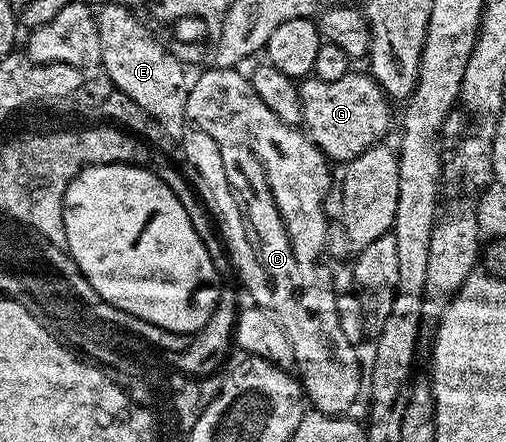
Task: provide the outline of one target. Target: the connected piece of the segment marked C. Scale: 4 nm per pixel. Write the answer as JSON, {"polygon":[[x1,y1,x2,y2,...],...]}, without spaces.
{"polygon":[[216,65,210,66,210,71,205,71,201,76,196,80,195,78,192,80,191,86,189,88,189,96,187,97,187,105,185,106,185,128,183,129,183,133,179,136,179,147,181,143,181,147,185,150,185,159,187,162,193,166,193,171,195,174,201,178,201,183,205,186,205,191,209,194,209,199,207,198,208,206,211,208,212,214,215,216,216,226,219,228,219,234,227,244,227,254,231,260,232,266,235,268,237,266,237,271,241,274,241,283,243,286,249,290,249,295,254,304,256,306,262,307,264,311,269,311,274,315,275,318,279,321,279,325,283,325,283,333,287,333,287,341,291,341,291,349,293,350,293,367,295,368,296,378,299,380,302,388,303,394,311,404,312,410,321,411,324,415,340,415,344,416,346,414,345,411,349,406,352,405,353,402,357,399,357,394,362,394,363,391,363,367,361,371,361,359,357,356,358,348,351,341,347,341,347,337,343,337,343,329,339,329,339,313,337,312,337,297,338,292,336,290,333,291,333,275,329,272,330,264,327,262,326,254,325,254,325,234,327,233,327,229,329,228,329,223,327,222,327,218,325,219,325,190,329,187,329,167,331,168,330,160,326,159,325,154,323,154,318,147,313,143,312,139,309,138,308,135,305,134,304,130,298,129,297,127,289,127,283,121,279,121,279,117,275,117,275,113,271,113,271,109,267,109,267,105,263,105,263,101,259,101,259,97,255,93,255,89,249,83,248,78,243,74,240,75,240,70,231,68,231,67,218,67]]}

